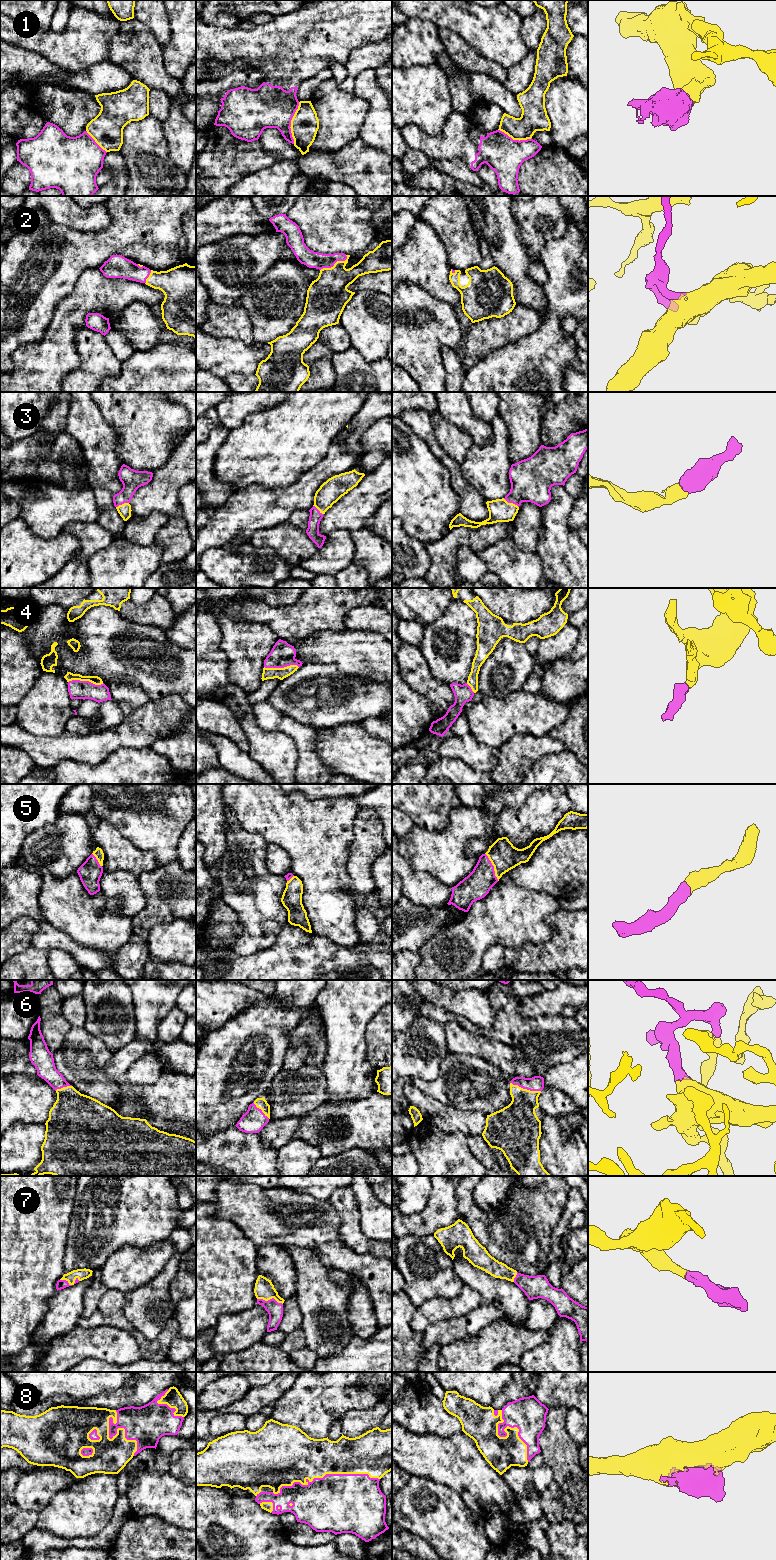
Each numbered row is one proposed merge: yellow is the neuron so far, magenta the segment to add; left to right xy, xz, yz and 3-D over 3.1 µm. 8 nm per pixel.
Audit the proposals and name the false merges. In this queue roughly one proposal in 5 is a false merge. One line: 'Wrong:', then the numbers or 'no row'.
Wrong: 1

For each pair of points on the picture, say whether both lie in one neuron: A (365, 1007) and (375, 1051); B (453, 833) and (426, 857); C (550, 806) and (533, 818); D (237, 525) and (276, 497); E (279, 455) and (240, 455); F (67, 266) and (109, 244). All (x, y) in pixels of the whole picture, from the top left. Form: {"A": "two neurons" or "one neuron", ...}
{"A": "two neurons", "B": "one neuron", "C": "one neuron", "D": "one neuron", "E": "one neuron", "F": "one neuron"}

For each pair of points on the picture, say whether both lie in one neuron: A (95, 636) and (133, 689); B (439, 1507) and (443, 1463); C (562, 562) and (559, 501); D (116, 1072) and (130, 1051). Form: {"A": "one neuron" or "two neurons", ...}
{"A": "two neurons", "B": "two neurons", "C": "one neuron", "D": "one neuron"}

